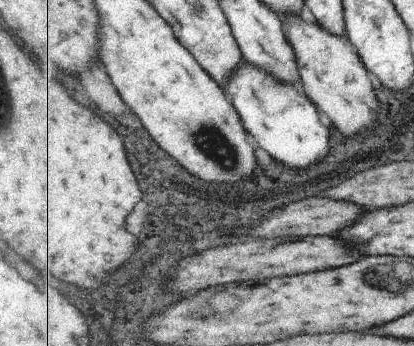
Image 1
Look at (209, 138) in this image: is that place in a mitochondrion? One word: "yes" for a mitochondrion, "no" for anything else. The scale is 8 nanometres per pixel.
yes

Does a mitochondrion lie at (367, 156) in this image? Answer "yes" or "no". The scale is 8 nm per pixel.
no

